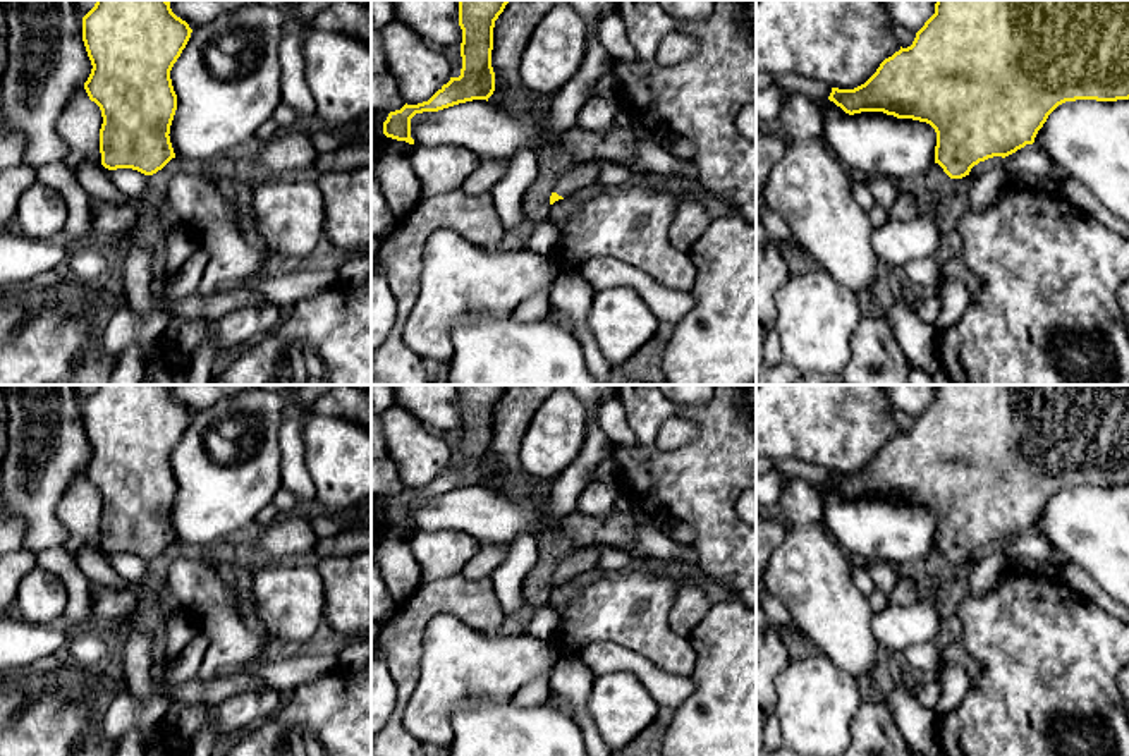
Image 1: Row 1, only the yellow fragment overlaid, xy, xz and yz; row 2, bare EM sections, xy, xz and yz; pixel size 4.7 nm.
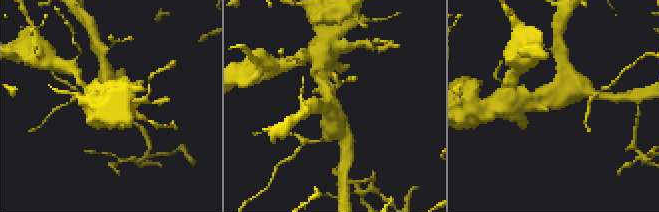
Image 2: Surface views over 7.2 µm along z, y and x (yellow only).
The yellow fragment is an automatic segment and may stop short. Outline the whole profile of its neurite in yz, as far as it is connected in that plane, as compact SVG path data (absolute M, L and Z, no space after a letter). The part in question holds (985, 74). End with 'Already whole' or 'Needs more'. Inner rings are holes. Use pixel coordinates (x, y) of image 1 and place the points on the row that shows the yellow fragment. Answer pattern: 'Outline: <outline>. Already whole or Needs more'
Outline: M937 0L935 14L916 33L911 46L900 46L899 52L885 58L864 84L854 89L832 88L828 100L849 115L883 112L897 119L912 119L930 124L937 132L935 163L938 163L950 179L962 179L969 175L971 168L979 162L993 156L1005 158L1026 144L1033 144L1048 115L1065 101L1129 100L1129 0Z. Already whole

